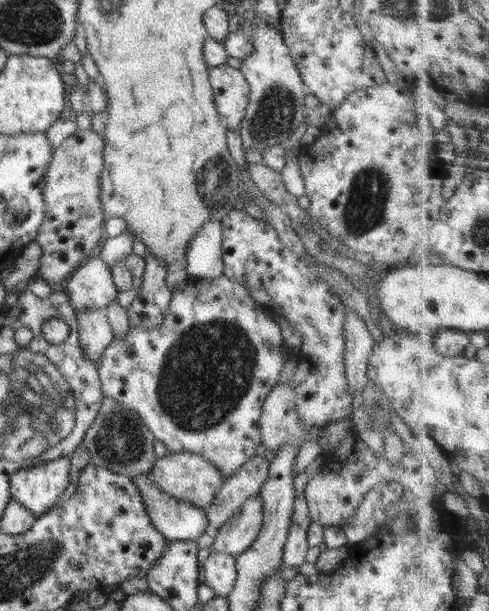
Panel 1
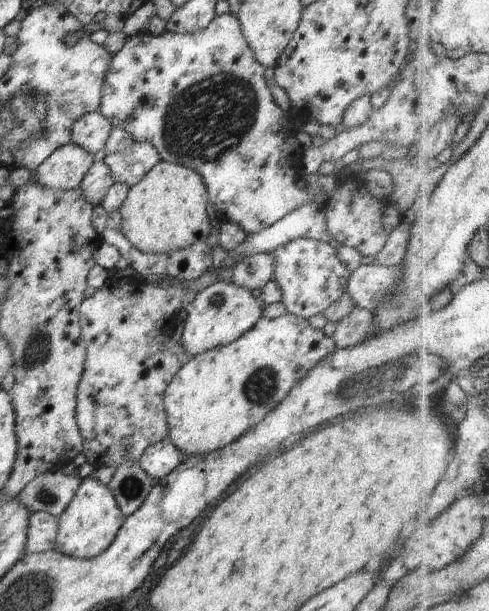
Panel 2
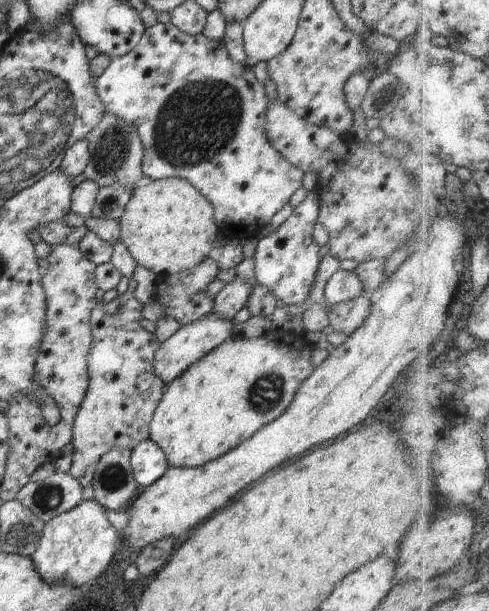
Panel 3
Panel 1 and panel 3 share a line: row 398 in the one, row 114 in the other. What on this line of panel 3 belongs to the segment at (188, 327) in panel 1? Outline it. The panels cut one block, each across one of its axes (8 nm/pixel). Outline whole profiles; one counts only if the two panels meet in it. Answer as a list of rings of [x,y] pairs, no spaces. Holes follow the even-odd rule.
[[[171,22],[156,23],[154,26],[145,29],[140,42],[124,56],[112,59],[108,68],[102,72],[95,82],[96,92],[104,103],[105,112],[122,118],[132,124],[140,135],[143,148],[143,159],[141,162],[142,172],[145,180],[157,181],[176,177],[188,181],[206,200],[213,206],[213,217],[219,227],[219,235],[227,240],[235,239],[239,242],[247,238],[254,238],[270,222],[270,219],[278,210],[289,203],[290,196],[302,186],[304,173],[293,164],[290,164],[268,140],[265,128],[265,114],[269,105],[268,98],[264,93],[263,83],[254,76],[252,67],[256,62],[253,59],[246,59],[246,62],[234,62],[224,48],[222,41],[215,41],[206,38],[202,33],[189,35],[178,30]]]

